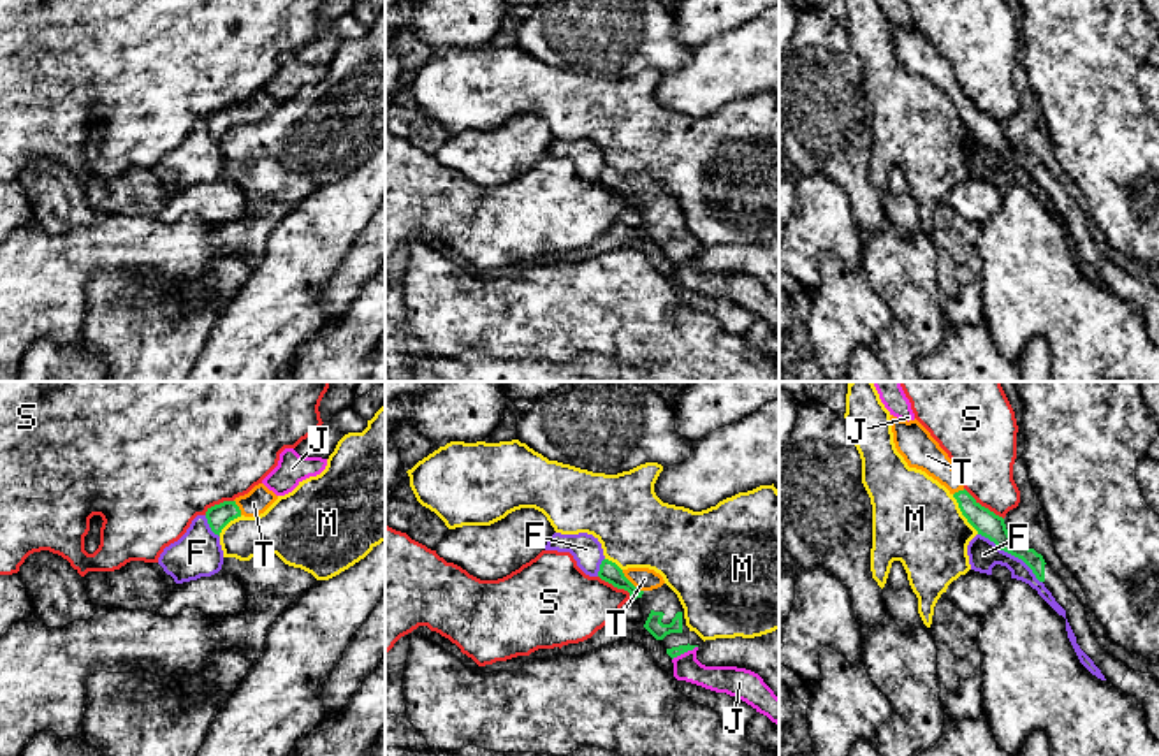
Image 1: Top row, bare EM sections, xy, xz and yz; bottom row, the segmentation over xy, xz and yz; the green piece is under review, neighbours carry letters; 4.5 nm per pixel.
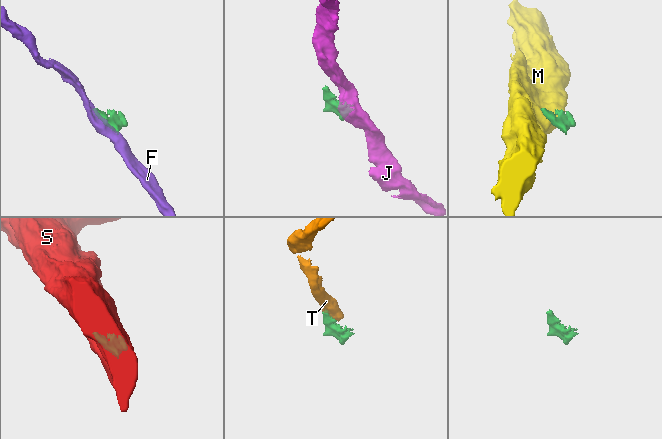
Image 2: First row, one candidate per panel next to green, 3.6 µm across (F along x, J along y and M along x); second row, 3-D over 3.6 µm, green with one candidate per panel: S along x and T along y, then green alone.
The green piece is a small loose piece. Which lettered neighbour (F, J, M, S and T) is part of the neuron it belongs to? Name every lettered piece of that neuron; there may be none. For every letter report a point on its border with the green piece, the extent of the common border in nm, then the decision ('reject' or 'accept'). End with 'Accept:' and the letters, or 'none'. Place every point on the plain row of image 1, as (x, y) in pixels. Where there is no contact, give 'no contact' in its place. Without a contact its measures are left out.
F: meets green in yz at (1012, 160); contact 380 nm long; reject
J: meets green in xz at (685, 257); contact 140 nm long; reject
M: meets green in yz at (962, 120); contact 220 nm long; reject
S: meets green in yz at (984, 113); contact 240 nm long; reject
T: meets green in xz at (630, 188); contact 140 nm long; accept
Accept: T

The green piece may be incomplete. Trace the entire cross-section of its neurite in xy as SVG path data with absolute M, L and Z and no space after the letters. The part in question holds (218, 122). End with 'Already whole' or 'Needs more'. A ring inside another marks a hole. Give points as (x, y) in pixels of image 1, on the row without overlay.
M264 90L255 91L248 100L236 104L234 107L223 107L208 114L206 125L215 141L220 142L222 135L234 125L255 123L264 120L278 102Z. Needs more

